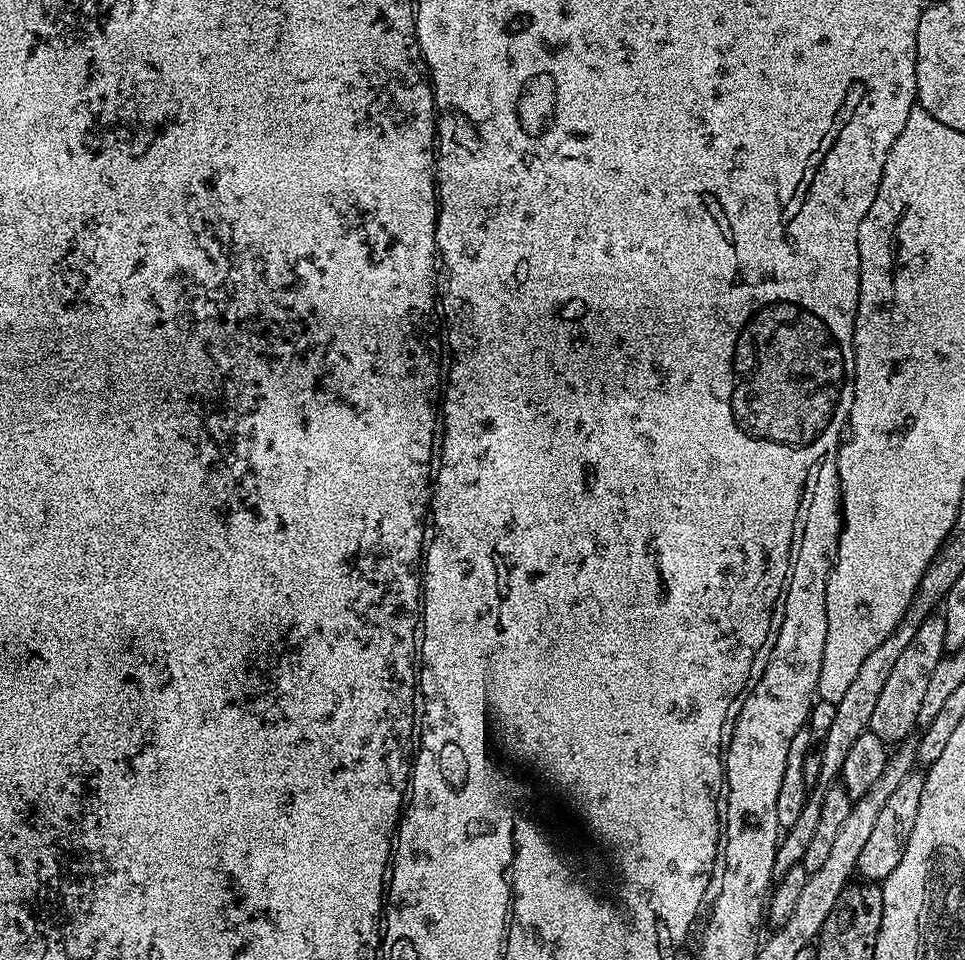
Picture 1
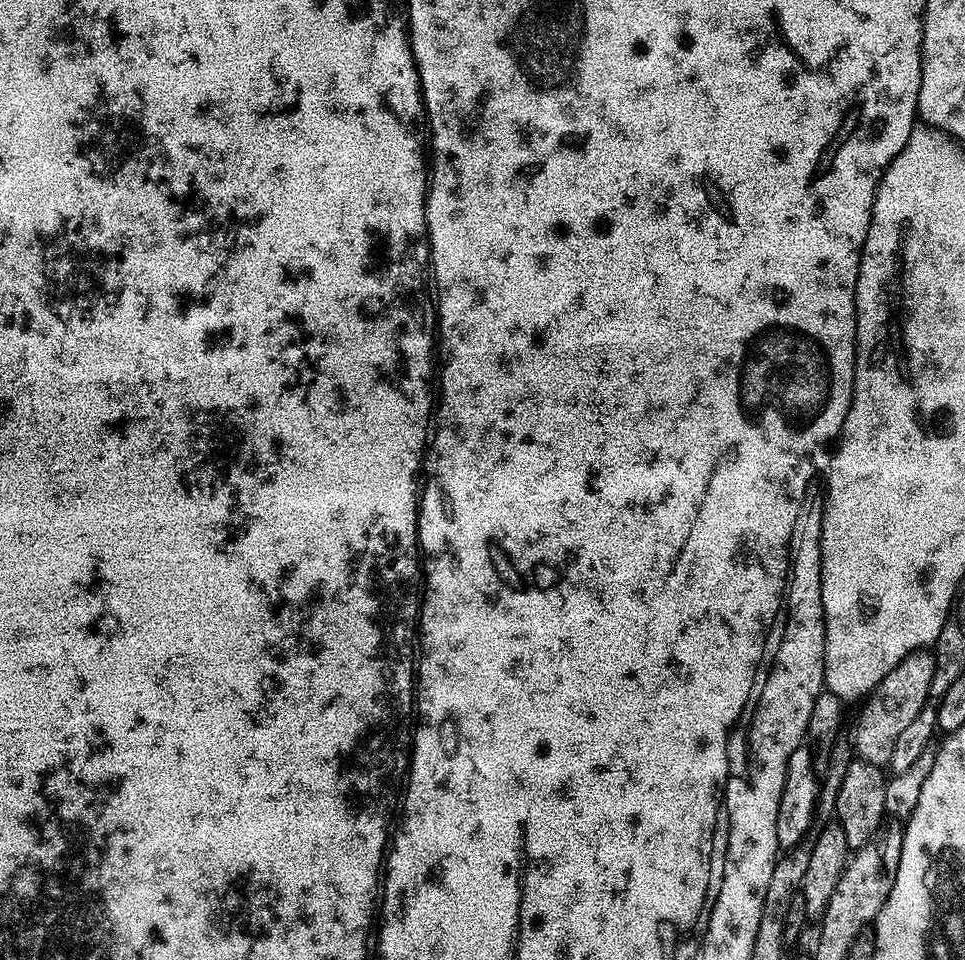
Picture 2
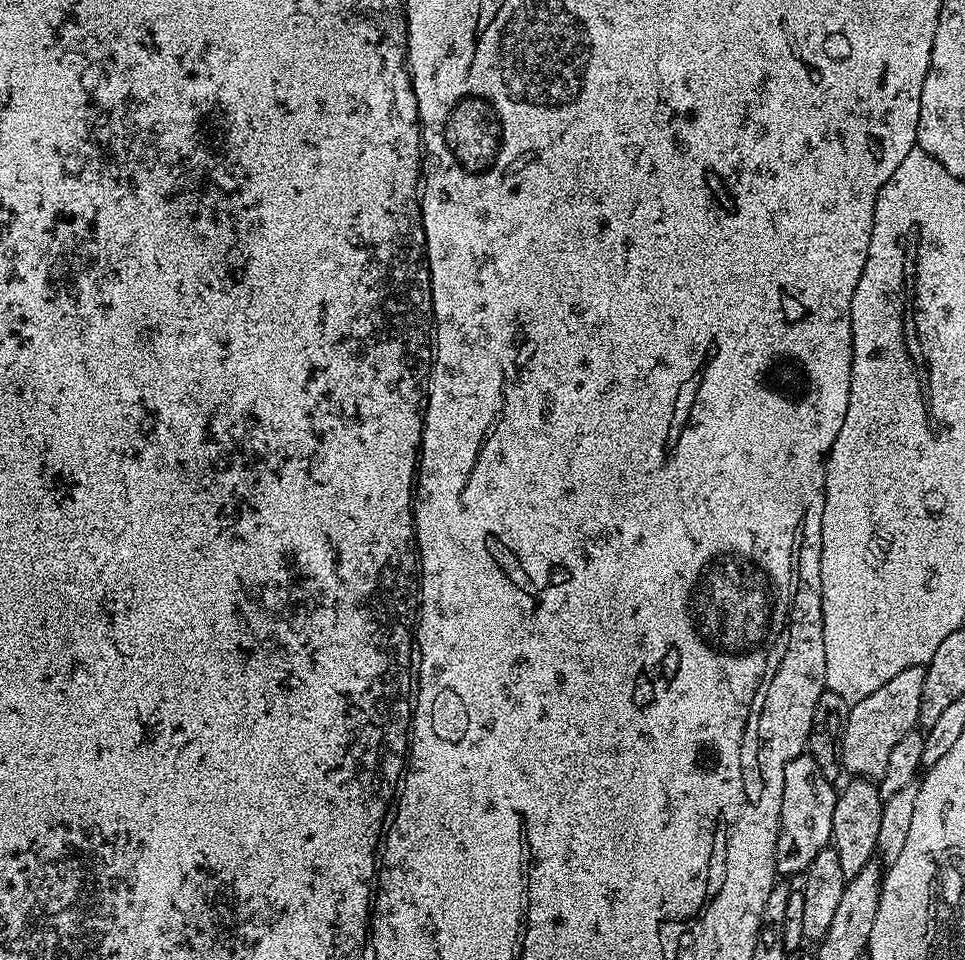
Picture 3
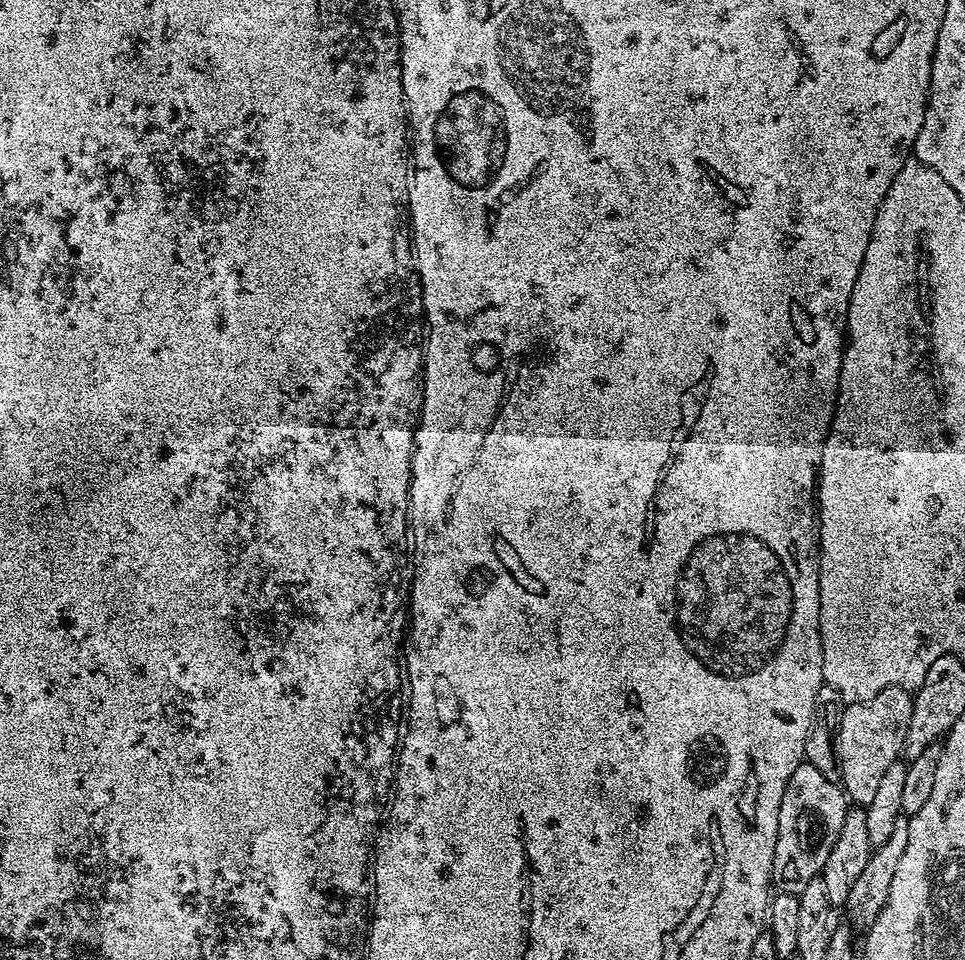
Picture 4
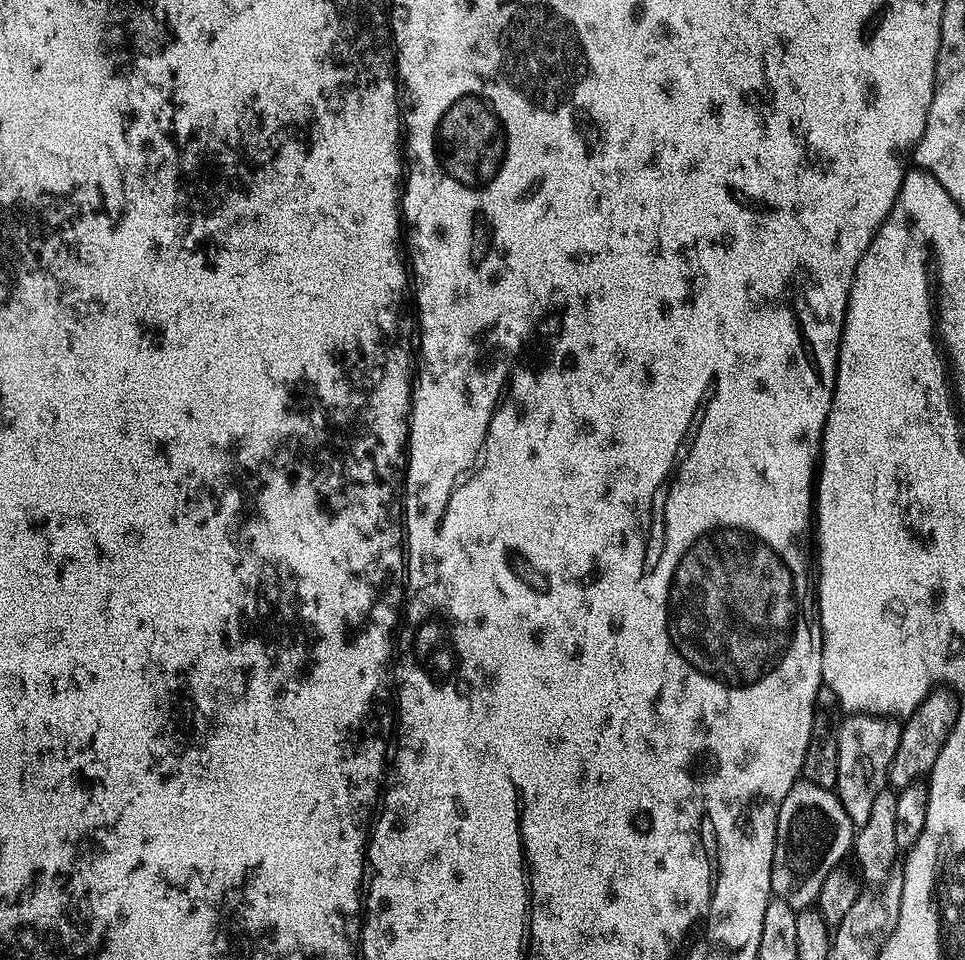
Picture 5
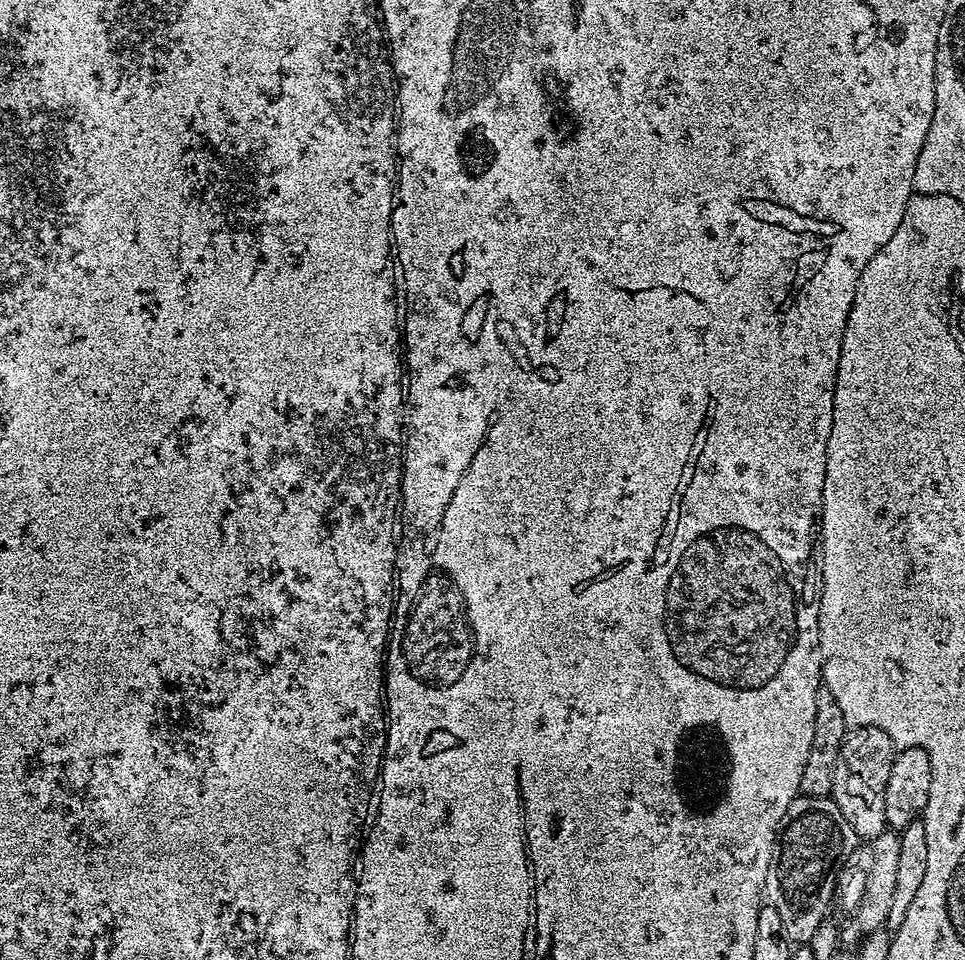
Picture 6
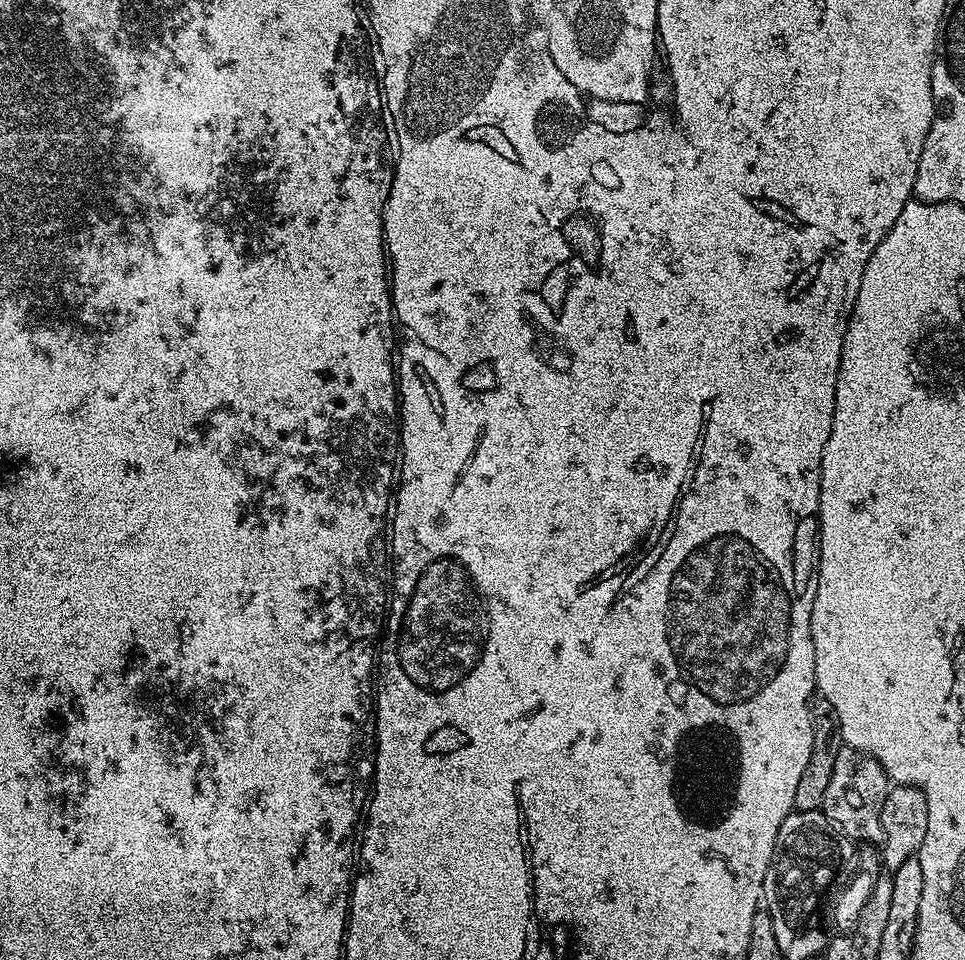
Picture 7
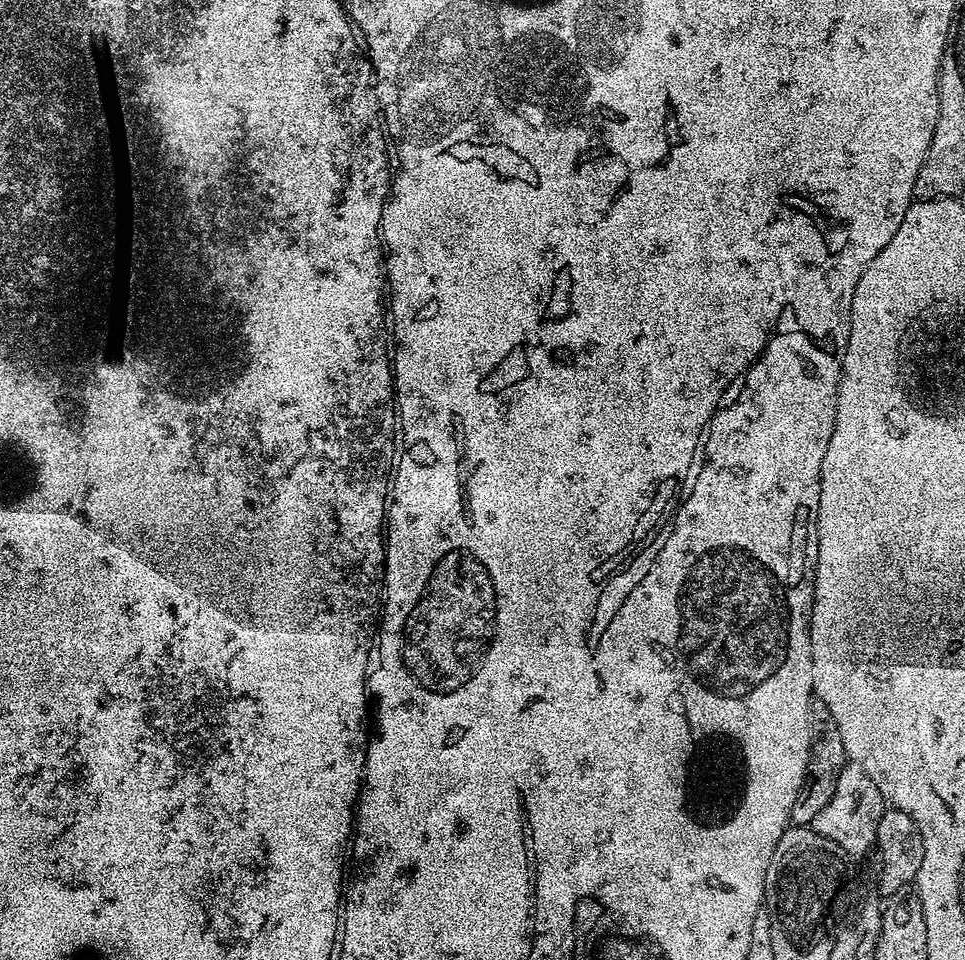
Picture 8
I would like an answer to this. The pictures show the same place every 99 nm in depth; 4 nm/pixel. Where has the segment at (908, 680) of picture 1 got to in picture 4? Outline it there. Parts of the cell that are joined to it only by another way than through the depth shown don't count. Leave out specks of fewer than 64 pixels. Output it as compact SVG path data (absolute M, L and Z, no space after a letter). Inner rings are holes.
M895 684L874 694L874 698L848 704L840 713L834 732L836 758L840 765L839 783L853 805L869 804L878 790L880 779L886 775L886 769L901 759L906 726L910 726L912 713L913 693L908 691L907 687Z

